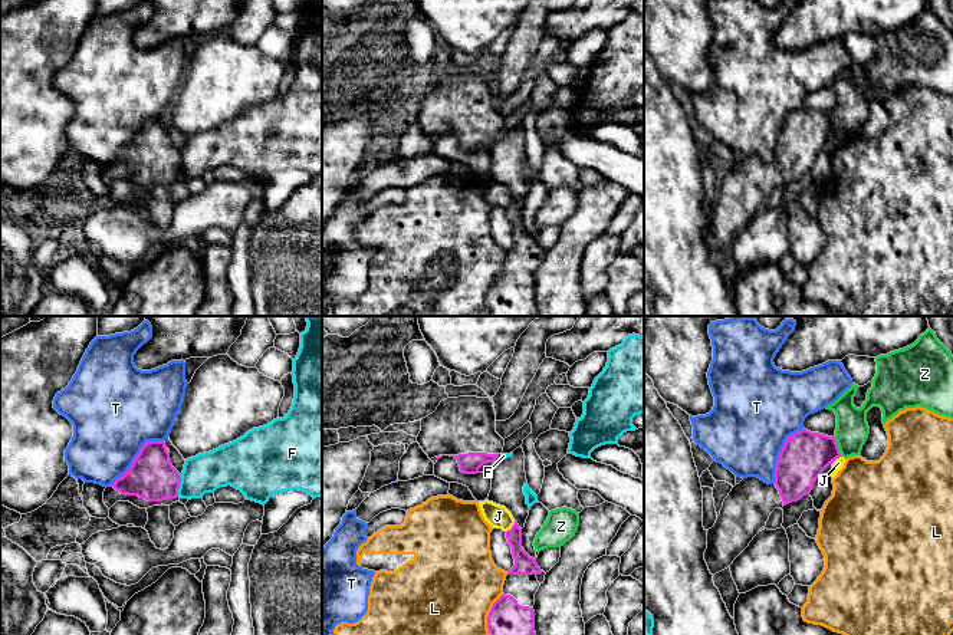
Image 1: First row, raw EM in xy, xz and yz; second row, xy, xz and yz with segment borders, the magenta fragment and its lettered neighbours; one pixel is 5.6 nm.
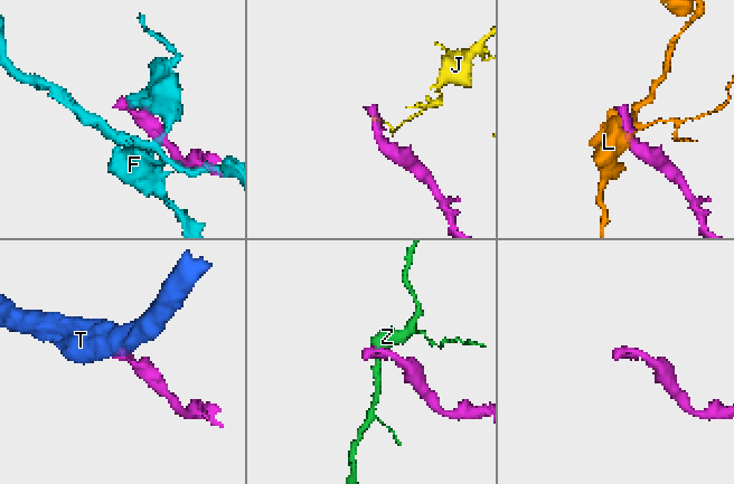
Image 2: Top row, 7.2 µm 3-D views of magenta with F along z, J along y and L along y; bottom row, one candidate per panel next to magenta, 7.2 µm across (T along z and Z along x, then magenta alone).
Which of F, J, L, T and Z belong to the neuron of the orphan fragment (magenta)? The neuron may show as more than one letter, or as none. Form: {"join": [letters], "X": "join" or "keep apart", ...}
{"join": [], "F": "keep apart", "J": "keep apart", "L": "keep apart", "T": "keep apart", "Z": "keep apart"}

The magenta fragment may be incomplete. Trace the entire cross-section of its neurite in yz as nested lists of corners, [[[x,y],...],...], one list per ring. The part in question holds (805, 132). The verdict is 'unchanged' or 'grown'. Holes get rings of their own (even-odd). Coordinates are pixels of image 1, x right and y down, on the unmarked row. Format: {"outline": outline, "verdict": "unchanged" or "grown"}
{"outline": [[[805,106],[789,113],[776,139],[773,162],[747,155],[724,177],[714,204],[707,208],[704,238],[710,251],[730,246],[770,191],[809,172],[822,149],[839,135],[835,113]]], "verdict": "grown"}

